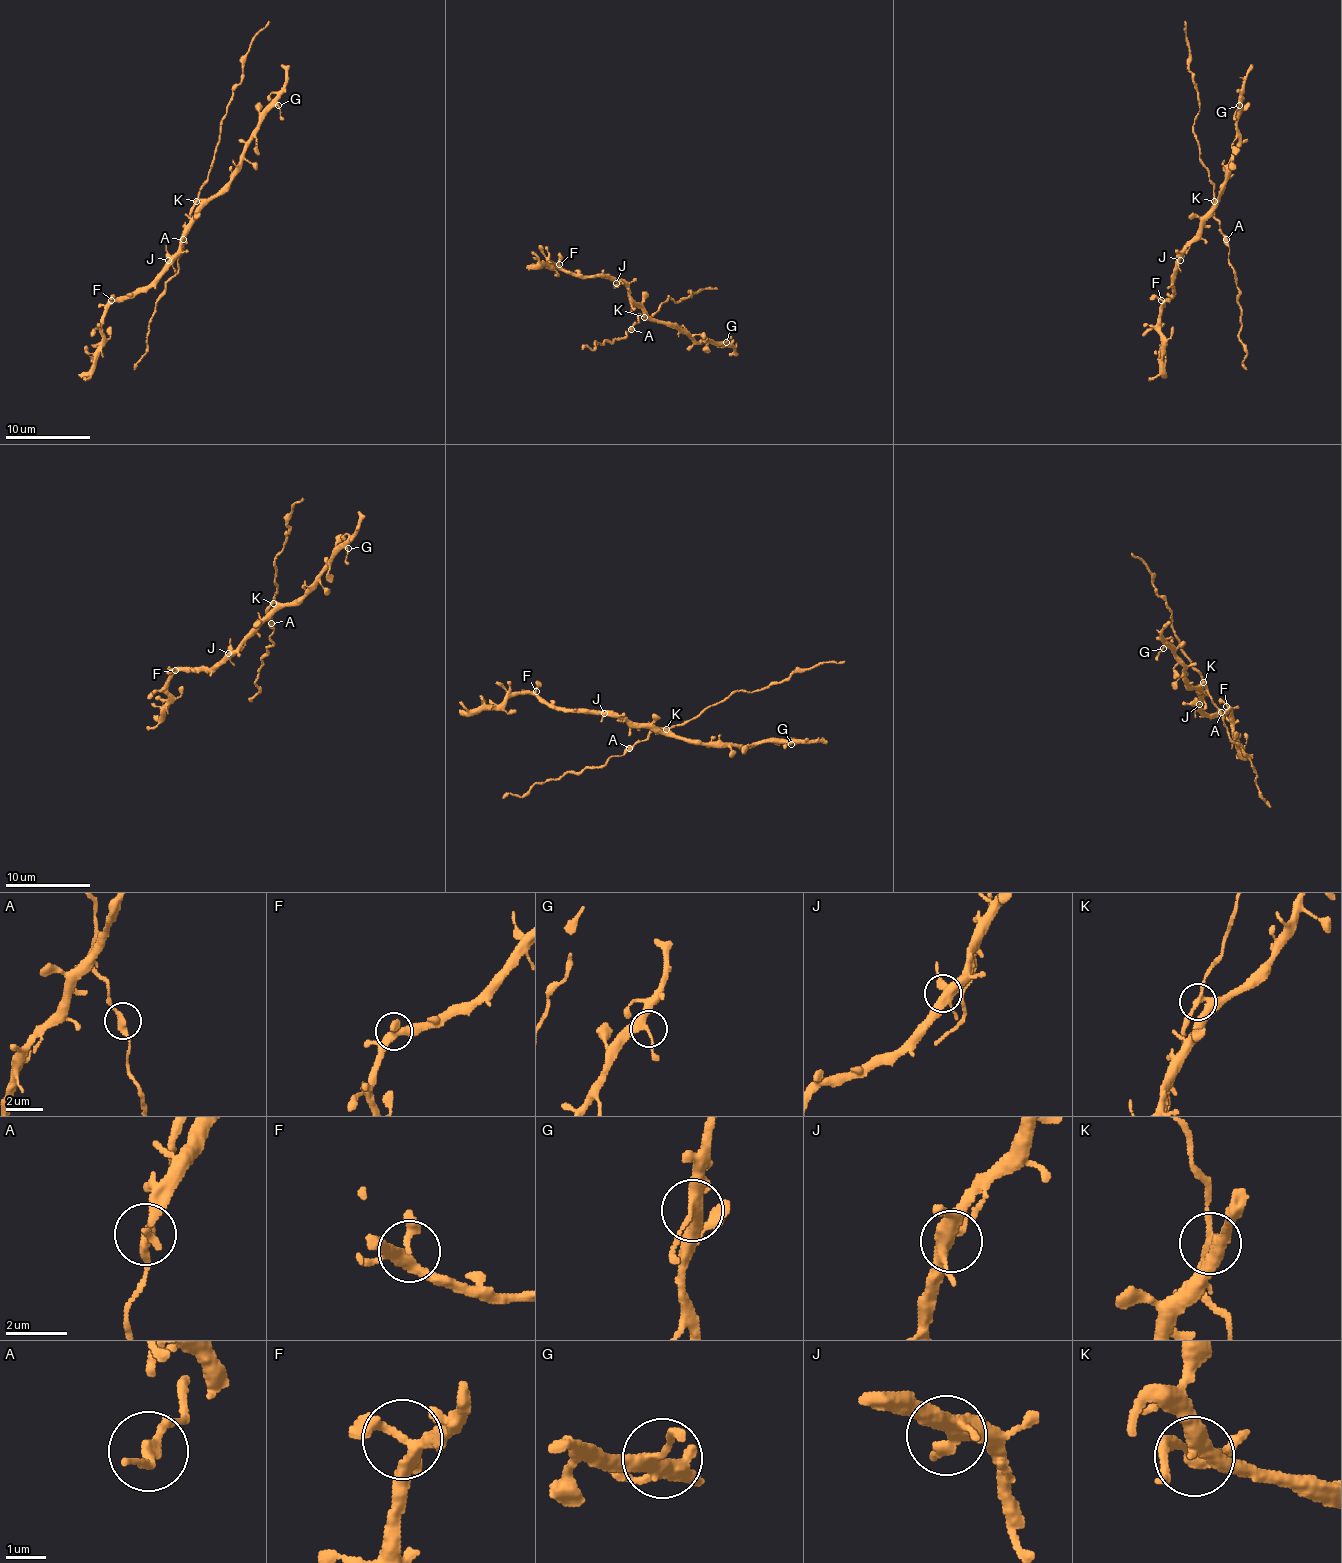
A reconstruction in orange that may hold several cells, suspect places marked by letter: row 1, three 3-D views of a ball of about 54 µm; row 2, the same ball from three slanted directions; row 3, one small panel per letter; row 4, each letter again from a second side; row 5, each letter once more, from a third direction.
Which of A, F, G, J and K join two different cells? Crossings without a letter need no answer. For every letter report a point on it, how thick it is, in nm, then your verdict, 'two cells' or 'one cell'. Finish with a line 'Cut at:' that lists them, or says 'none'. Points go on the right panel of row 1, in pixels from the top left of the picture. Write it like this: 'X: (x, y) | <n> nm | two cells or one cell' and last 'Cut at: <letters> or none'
A: (1226, 239) | 280 nm | one cell
F: (1161, 300) | 280 nm | one cell
G: (1239, 105) | 320 nm | one cell
J: (1180, 260) | 440 nm | one cell
K: (1214, 201) | 280 nm | two cells
Cut at: K

